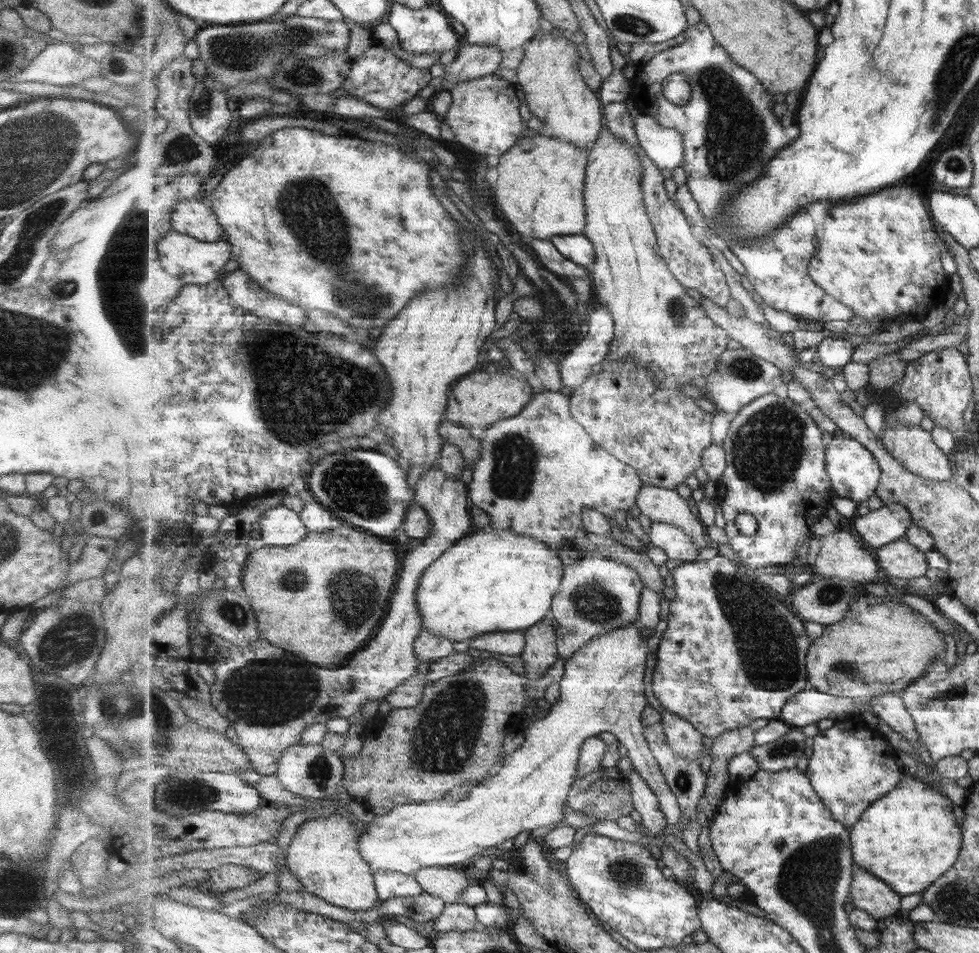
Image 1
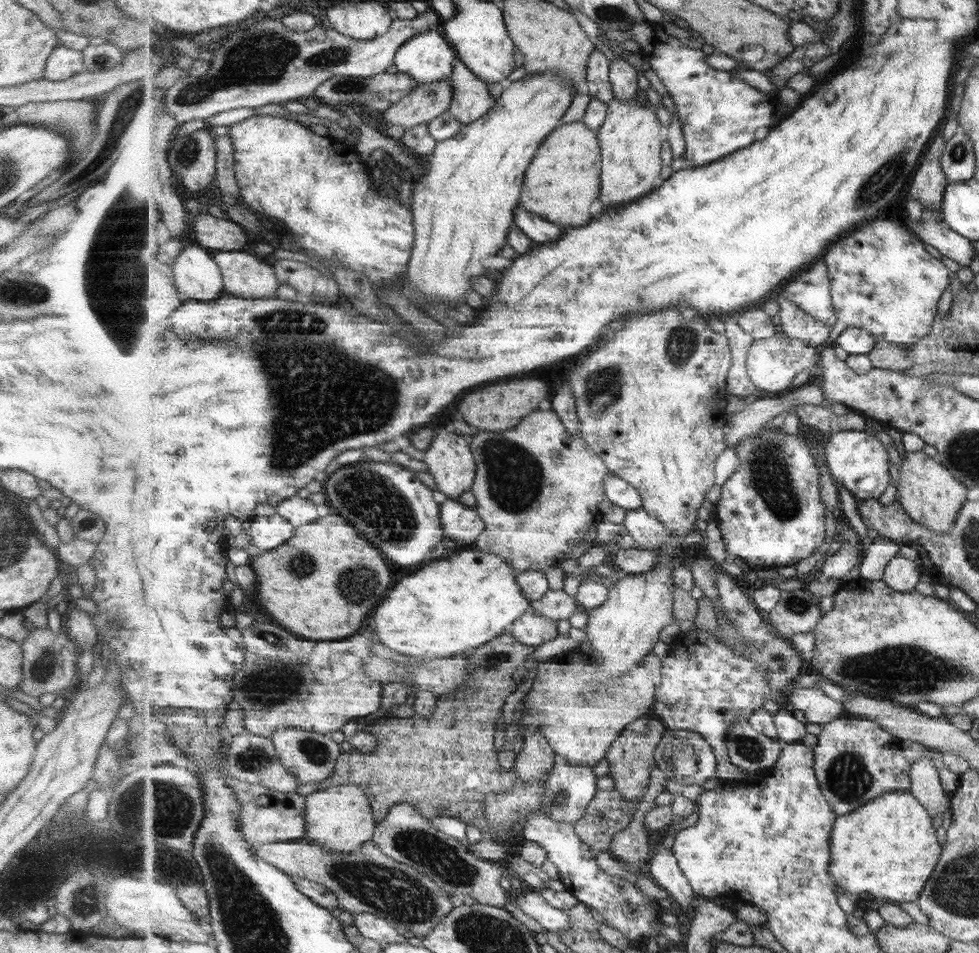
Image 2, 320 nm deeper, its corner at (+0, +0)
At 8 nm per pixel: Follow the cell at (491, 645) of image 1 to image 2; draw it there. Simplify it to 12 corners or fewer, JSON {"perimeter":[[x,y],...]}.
{"perimeter":[[533,607],[510,630],[520,643],[541,646],[560,635],[558,620]]}

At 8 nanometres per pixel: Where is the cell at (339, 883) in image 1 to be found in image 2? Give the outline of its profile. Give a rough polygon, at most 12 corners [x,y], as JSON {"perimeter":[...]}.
{"perimeter":[[358,784],[306,796],[307,839],[351,852],[378,822]]}

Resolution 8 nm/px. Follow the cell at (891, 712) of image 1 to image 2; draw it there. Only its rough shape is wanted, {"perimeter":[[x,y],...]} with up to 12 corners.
{"perimeter":[[929,757],[914,761],[913,796],[935,817],[951,810]]}

